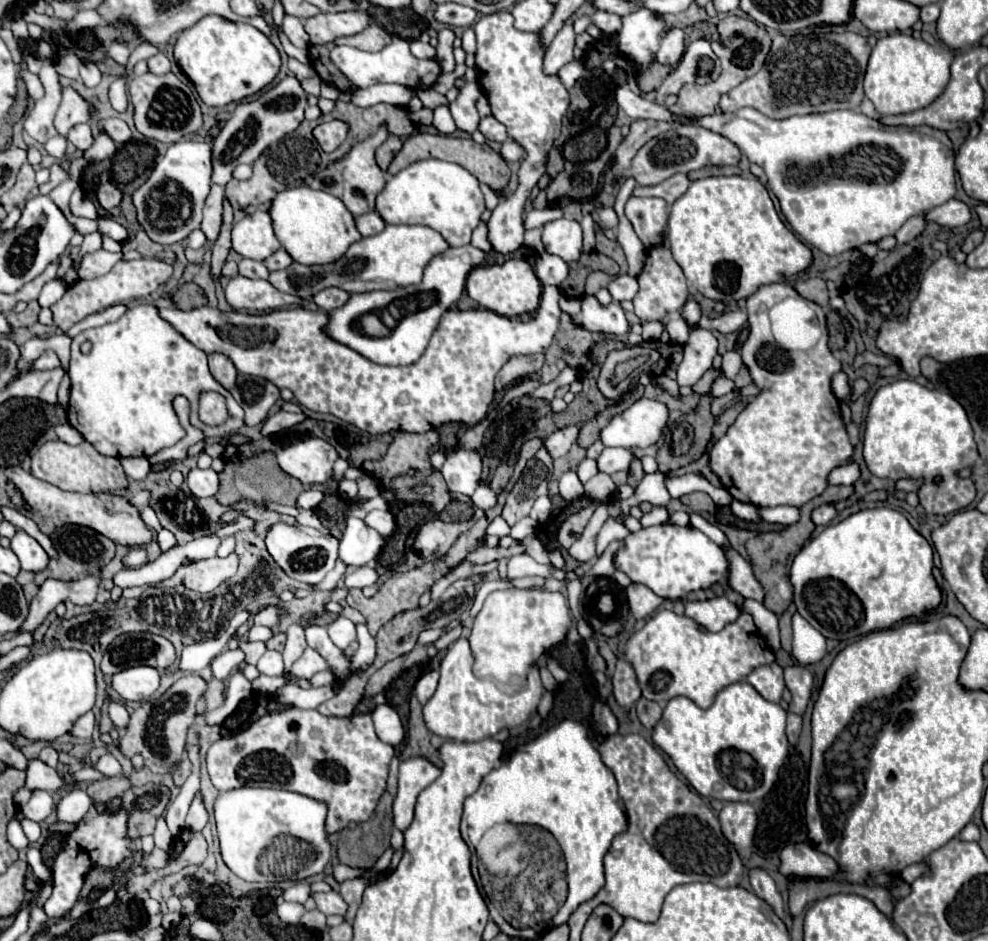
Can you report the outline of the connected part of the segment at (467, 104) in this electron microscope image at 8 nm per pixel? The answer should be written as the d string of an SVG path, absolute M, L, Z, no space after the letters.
M466 83L460 89L458 99L450 105L450 111L452 111L452 117L458 125L458 129L462 129L466 133L474 133L478 129L480 117L478 117L478 111L476 111L474 103L480 95L482 95L482 91L480 91L478 83Z

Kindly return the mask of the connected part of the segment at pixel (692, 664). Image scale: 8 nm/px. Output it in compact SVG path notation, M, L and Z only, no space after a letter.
M656 611L644 627L626 641L624 655L638 675L642 697L664 705L672 697L682 695L692 699L698 707L710 707L722 687L744 679L754 667L774 661L774 653L766 647L748 613L739 615L722 631L712 633L686 615Z

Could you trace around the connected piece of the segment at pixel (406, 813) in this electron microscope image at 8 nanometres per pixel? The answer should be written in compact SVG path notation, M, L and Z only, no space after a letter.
M412 757L400 763L398 795L394 797L394 807L392 807L396 829L406 831L406 827L412 823L412 817L414 817L414 805L416 805L418 793L426 789L438 775L440 775L440 769L424 757Z

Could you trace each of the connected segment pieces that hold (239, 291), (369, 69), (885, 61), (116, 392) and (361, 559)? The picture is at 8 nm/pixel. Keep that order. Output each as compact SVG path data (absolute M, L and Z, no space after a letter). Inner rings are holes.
M236 275L228 281L228 285L224 287L224 295L234 311L274 311L282 309L282 305L292 307L302 301L294 299L294 295L278 291L264 279L248 279L242 275Z
M394 37L392 41L402 41L402 43L390 43L386 45L382 51L376 53L368 53L356 47L334 47L330 53L330 61L344 73L344 77L354 85L354 87L370 87L374 83L400 83L406 85L410 89L424 89L424 87L432 87L434 81L440 75L440 65L434 59L418 59L410 53L408 43L404 43L404 39Z
M904 33L882 37L872 49L866 67L864 95L874 103L880 115L902 115L928 107L946 89L952 57L954 55L948 49L934 49L922 39L914 39Z
M134 305L118 321L76 335L72 339L68 375L72 381L68 421L102 455L150 457L178 443L186 431L172 409L176 395L192 401L192 425L206 437L230 437L244 425L242 407L234 403L234 397L208 371L206 353L182 339L170 323L162 323L154 305ZM86 339L92 341L92 351L82 355L80 345ZM204 391L216 391L226 397L230 417L224 425L210 427L198 419L198 397Z
M346 519L346 529L340 539L340 545L342 545L340 559L346 565L362 567L368 561L376 559L376 555L386 545L386 541L388 539L384 535L368 527L362 519Z

